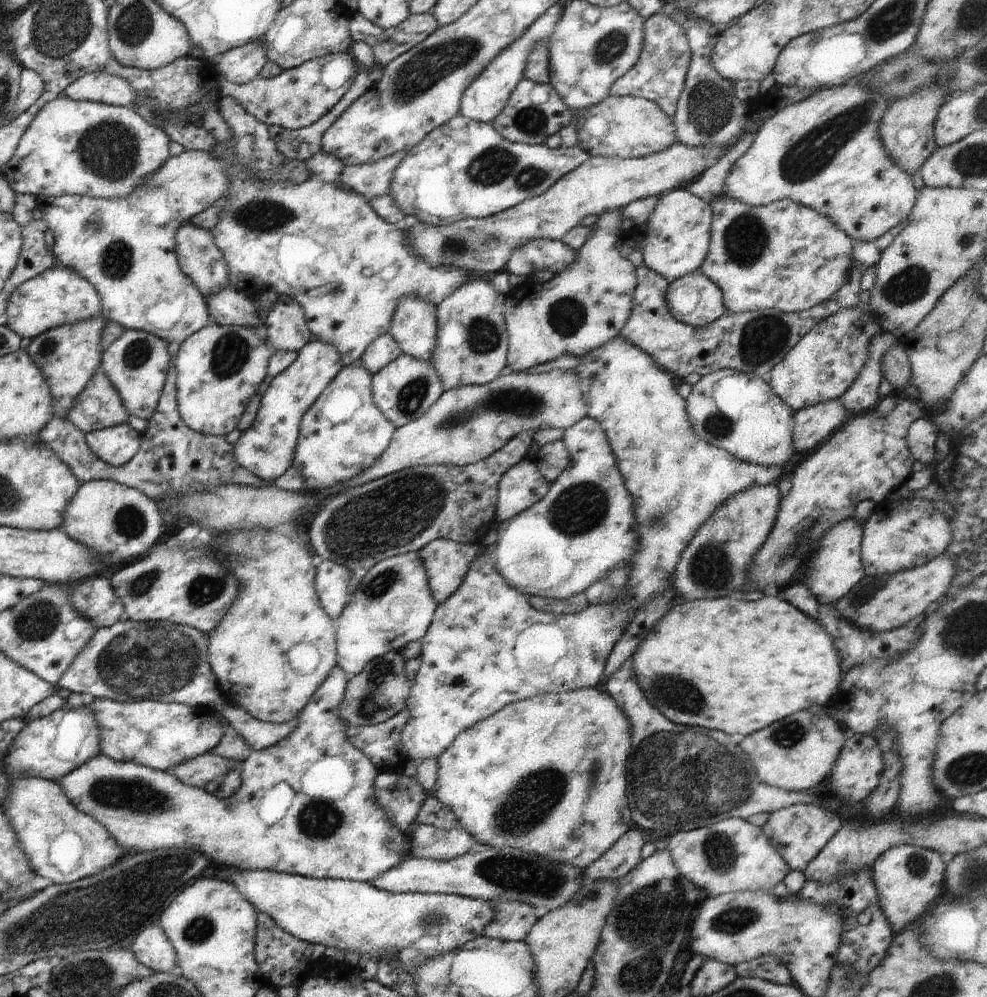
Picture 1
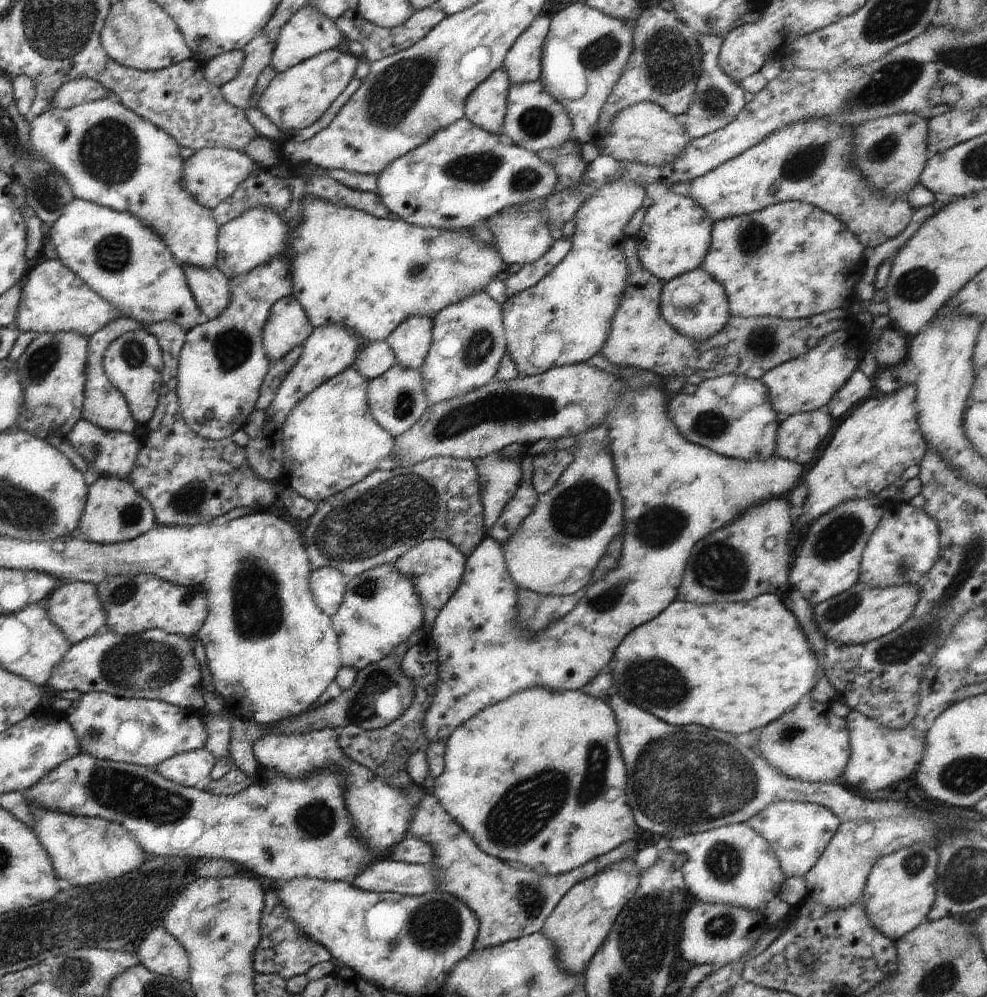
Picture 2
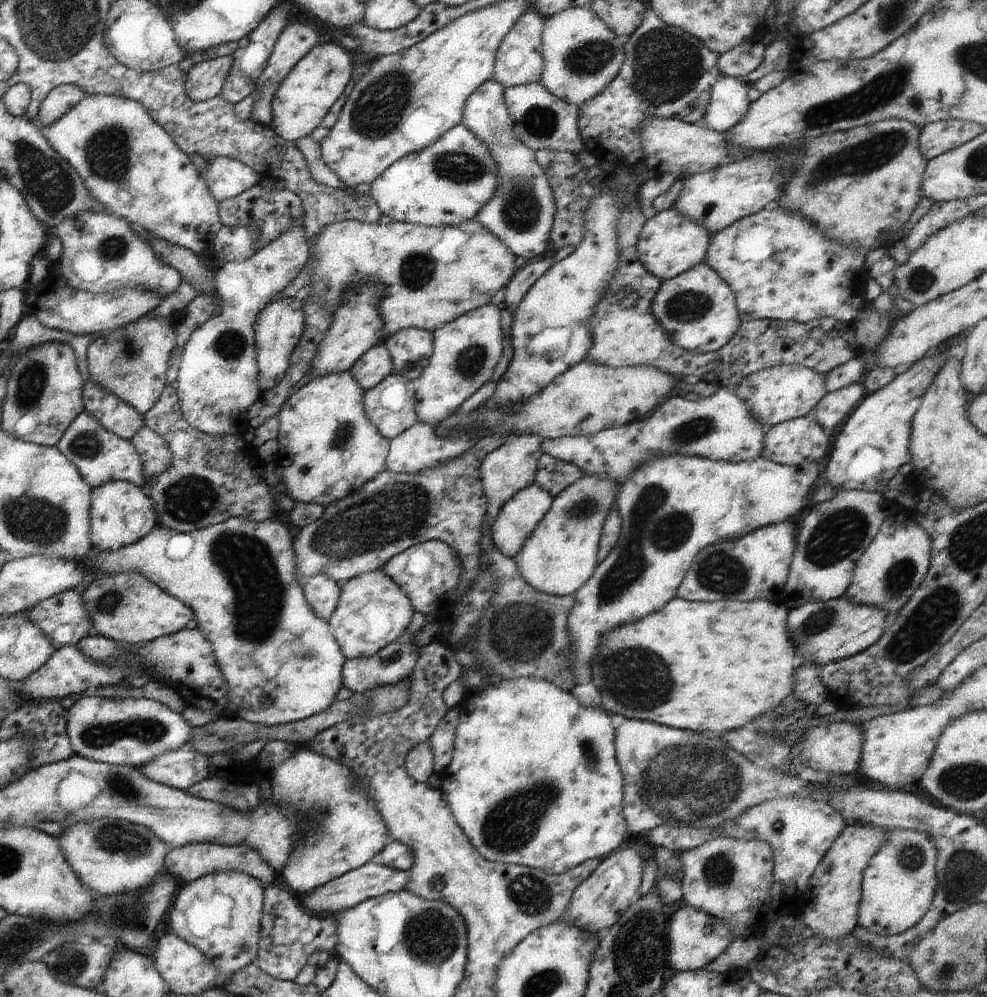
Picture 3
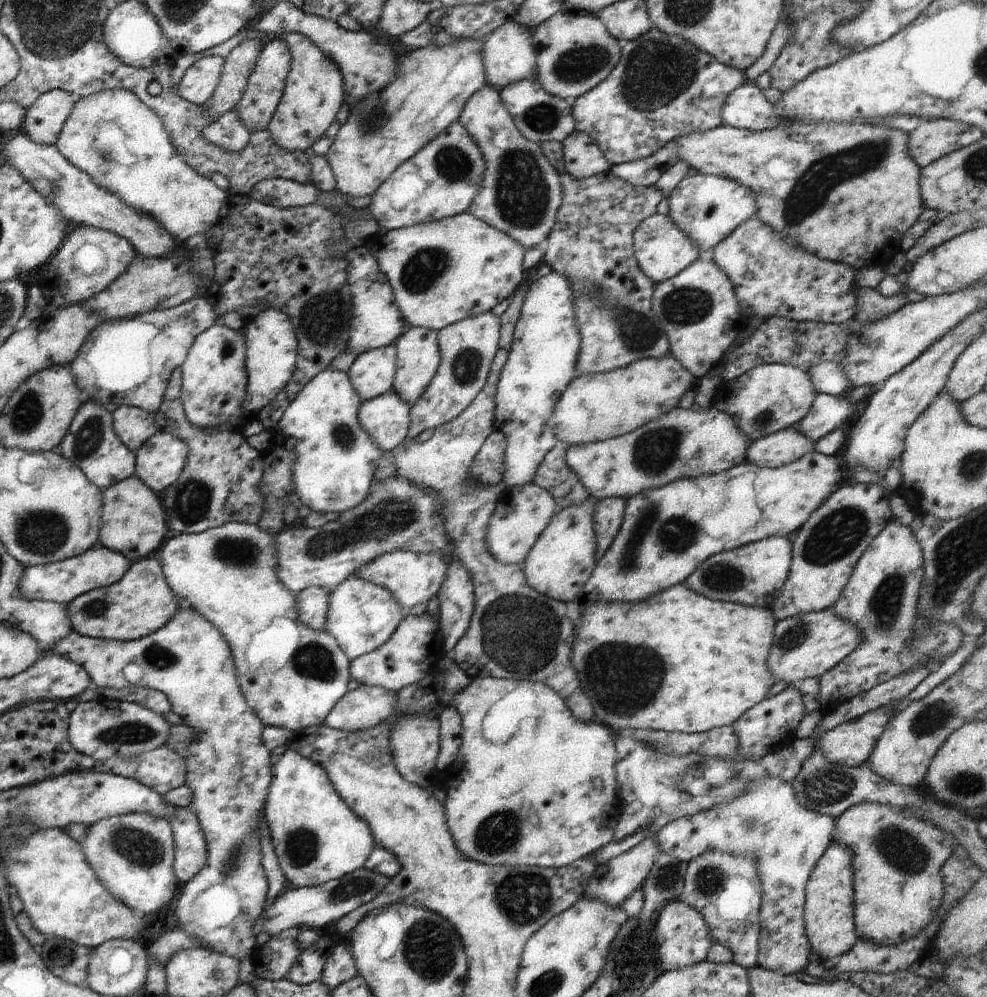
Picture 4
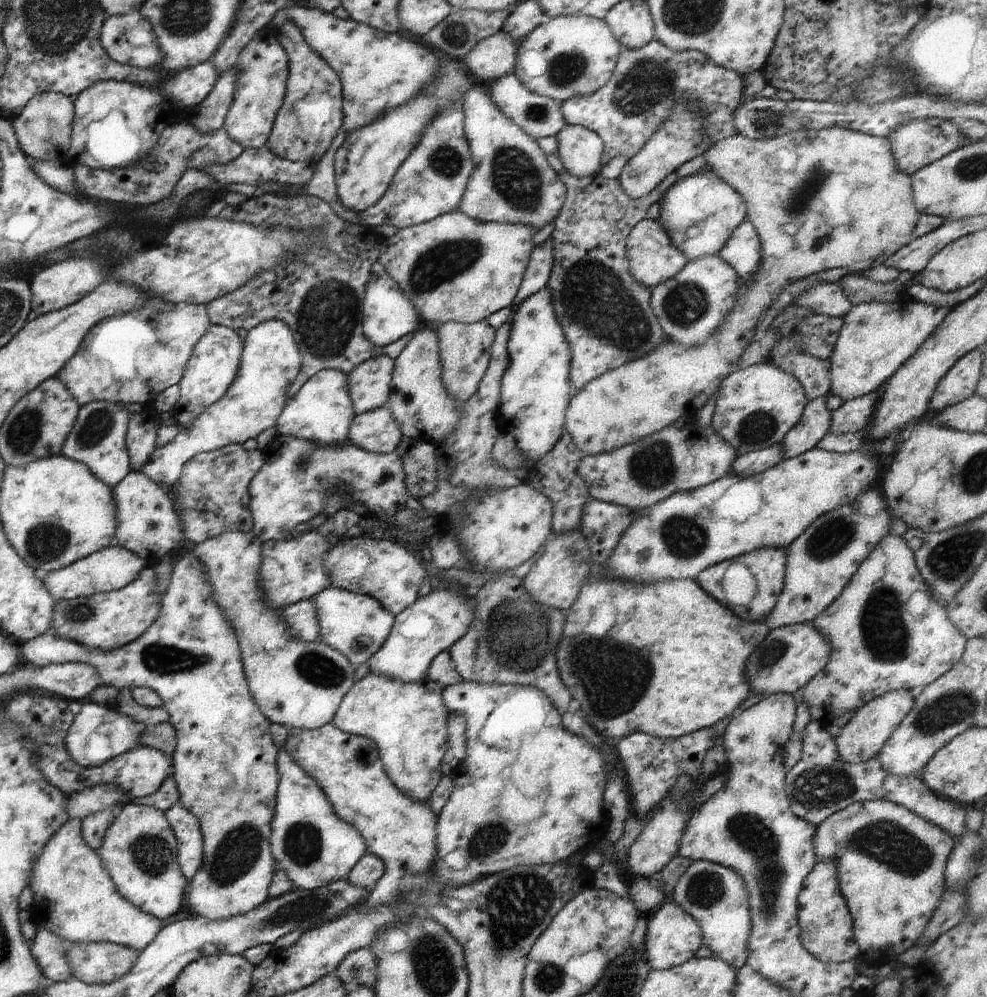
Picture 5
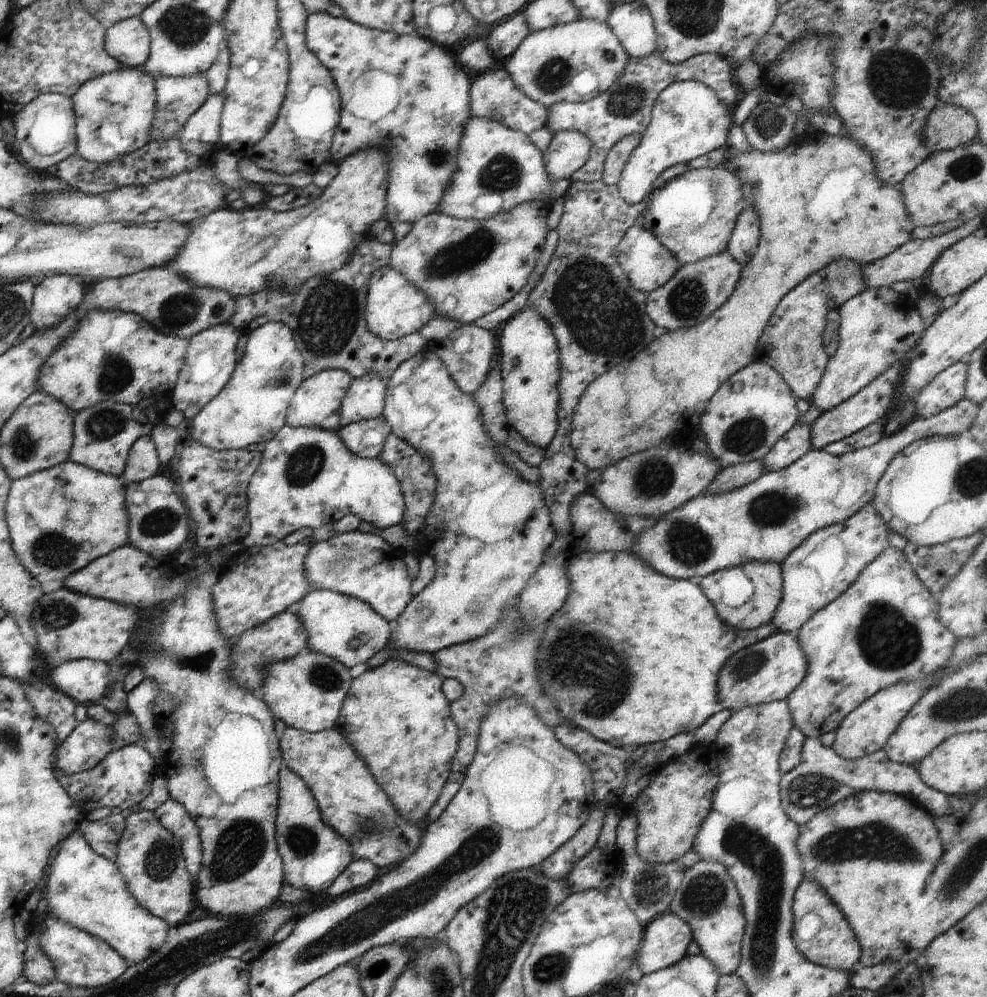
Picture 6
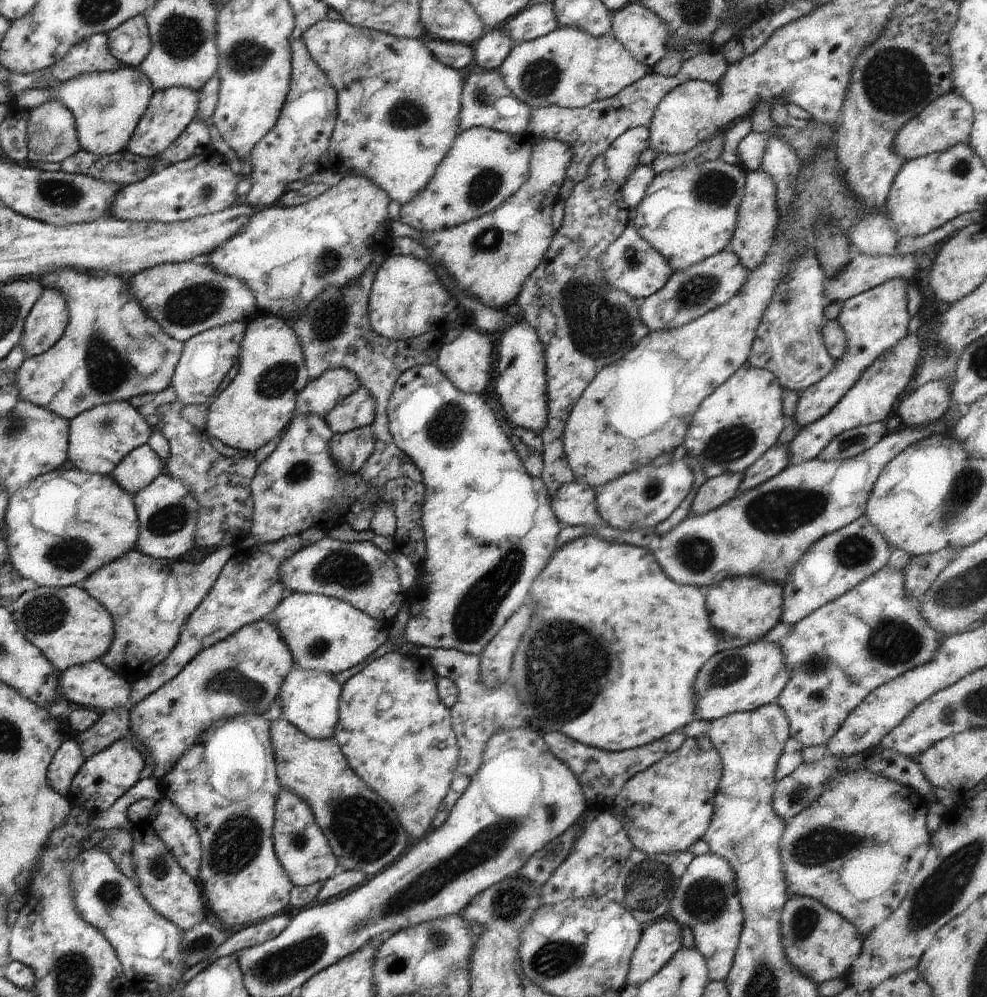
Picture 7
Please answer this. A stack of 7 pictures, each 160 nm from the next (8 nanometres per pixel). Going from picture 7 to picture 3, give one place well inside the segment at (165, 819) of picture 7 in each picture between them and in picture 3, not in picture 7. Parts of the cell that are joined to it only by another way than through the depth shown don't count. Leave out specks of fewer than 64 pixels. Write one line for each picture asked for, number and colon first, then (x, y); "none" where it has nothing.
3: (189, 862)
4: (190, 851)
5: (185, 825)
6: (173, 816)

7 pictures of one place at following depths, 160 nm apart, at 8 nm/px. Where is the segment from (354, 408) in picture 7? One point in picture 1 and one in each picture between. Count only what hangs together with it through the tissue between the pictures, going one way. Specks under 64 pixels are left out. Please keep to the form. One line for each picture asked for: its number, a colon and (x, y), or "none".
1: (385, 349)
2: (373, 359)
3: (374, 366)
4: (372, 374)
5: (369, 384)
6: (365, 398)

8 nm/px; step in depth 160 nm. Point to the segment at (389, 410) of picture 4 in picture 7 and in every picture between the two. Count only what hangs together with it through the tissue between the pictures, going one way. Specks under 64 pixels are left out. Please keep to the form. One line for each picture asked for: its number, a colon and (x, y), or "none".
5: (375, 431)
6: (365, 438)
7: (350, 450)

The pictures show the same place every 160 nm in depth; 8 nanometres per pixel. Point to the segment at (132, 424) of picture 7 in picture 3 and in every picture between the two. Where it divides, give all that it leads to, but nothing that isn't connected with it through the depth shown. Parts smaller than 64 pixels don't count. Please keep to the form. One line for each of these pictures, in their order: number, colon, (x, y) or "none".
3: (101, 457)
4: (90, 444)
5: (98, 438)
6: (103, 434)

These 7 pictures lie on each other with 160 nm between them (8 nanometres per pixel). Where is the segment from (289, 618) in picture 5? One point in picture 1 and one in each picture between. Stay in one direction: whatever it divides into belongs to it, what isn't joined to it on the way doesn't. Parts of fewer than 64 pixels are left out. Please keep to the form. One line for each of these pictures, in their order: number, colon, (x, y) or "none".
1: (332, 580)
2: (327, 585)
3: (322, 593)
4: (312, 603)

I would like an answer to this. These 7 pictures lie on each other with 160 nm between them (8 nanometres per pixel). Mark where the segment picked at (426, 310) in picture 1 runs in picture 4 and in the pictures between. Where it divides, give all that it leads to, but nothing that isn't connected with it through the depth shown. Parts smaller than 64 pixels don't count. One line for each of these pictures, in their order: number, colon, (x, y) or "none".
2: (411, 341)
3: (410, 349)
4: (418, 356)

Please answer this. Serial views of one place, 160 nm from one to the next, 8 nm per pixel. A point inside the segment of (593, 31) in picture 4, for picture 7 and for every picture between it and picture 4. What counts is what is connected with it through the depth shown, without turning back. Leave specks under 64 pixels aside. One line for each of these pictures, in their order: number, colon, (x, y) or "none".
5: (581, 51)
6: (574, 62)
7: (567, 67)

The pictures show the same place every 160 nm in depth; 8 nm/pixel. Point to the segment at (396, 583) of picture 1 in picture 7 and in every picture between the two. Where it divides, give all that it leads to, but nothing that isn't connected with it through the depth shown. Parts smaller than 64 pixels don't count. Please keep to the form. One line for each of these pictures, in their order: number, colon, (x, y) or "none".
2: (380, 609)
3: (372, 611)
4: (362, 616)
5: (357, 625)
6: (344, 628)
7: (324, 634)

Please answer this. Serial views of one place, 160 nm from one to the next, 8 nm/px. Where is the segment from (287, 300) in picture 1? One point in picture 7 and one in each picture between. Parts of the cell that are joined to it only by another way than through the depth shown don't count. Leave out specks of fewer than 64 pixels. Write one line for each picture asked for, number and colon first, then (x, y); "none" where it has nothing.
2: (287, 326)
3: (278, 327)
4: (271, 346)
5: (270, 361)
6: (251, 408)
7: (259, 403)

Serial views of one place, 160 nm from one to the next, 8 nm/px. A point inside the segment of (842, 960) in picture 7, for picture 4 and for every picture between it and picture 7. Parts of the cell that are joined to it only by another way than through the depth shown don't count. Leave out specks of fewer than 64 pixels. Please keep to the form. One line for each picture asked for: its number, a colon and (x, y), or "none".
4: (828, 916)
5: (826, 924)
6: (821, 932)

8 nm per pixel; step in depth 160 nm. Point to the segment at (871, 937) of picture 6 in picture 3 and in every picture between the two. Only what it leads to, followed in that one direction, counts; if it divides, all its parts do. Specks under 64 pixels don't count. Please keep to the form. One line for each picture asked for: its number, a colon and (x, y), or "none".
3: (899, 882)
4: (897, 858)
5: (890, 862)

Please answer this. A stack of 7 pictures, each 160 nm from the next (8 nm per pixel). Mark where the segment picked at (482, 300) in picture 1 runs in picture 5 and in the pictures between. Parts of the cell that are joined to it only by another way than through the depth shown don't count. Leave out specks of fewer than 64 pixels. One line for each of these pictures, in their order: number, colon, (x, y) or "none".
2: (468, 339)
3: (465, 352)
4: (467, 349)
5: (464, 349)

